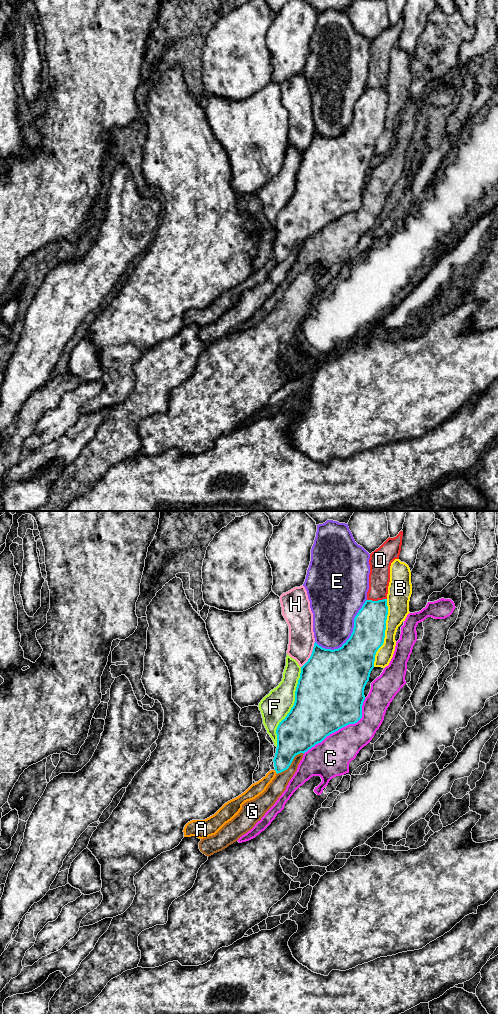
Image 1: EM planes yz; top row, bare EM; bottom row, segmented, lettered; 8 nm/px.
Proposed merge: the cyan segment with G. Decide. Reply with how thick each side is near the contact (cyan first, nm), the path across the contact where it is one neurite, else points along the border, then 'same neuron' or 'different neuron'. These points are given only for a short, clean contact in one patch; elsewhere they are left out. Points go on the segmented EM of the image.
calibres 320 and 130 nm; different neuron

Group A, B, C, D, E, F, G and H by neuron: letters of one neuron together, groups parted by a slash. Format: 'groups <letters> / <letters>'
groups A / B / C G / D / E / F / H

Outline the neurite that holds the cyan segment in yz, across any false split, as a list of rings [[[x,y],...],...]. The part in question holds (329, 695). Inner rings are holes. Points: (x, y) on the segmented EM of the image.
[[[387,599],[366,600],[354,618],[354,628],[350,638],[340,648],[325,649],[314,643],[310,658],[301,667],[294,705],[276,729],[277,748],[273,762],[277,774],[287,770],[296,755],[304,754],[330,734],[349,724],[355,724],[362,718],[364,689],[374,668],[376,652],[384,643],[387,615]]]

